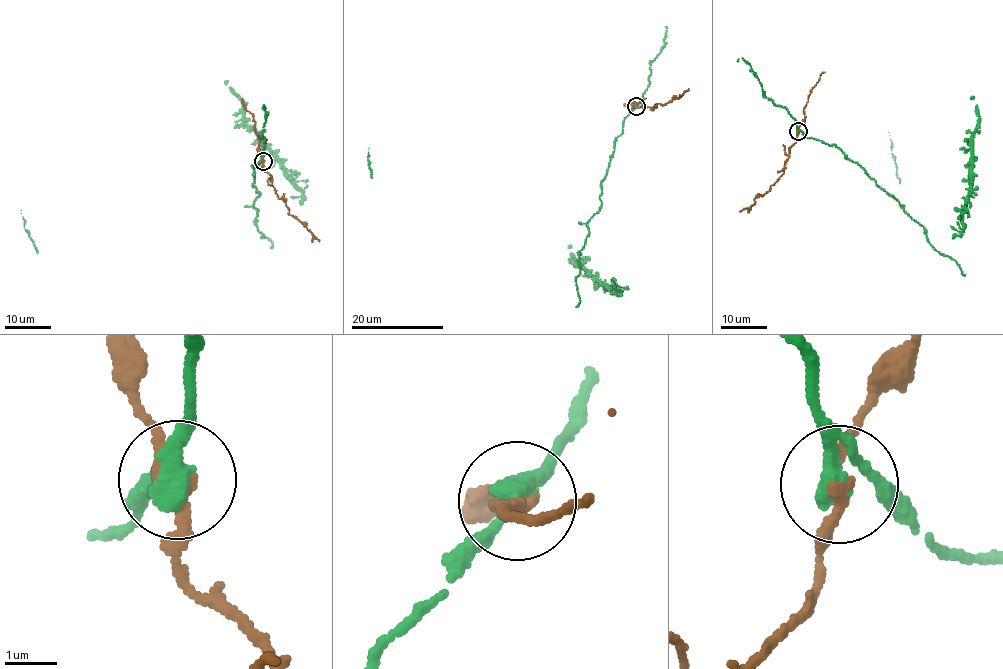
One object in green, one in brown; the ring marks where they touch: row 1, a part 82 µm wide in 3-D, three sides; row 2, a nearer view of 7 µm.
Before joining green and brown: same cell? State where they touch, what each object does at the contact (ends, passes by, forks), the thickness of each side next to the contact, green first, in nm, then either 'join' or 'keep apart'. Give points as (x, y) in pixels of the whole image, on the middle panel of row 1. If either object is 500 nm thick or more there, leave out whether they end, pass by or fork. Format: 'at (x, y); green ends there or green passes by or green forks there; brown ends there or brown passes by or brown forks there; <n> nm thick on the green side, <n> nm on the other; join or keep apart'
at (636, 106); green passes by; brown passes by; 340 nm thick on the green side, 260 nm on the other; keep apart

